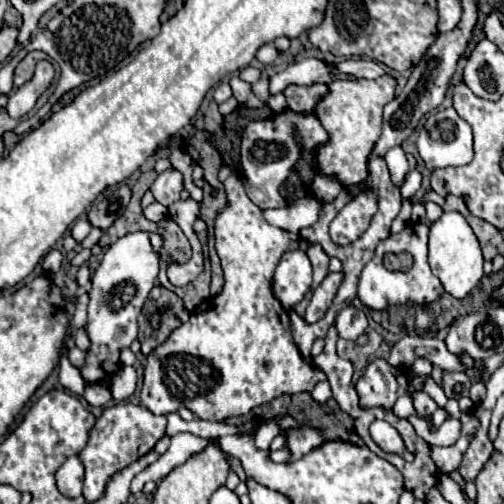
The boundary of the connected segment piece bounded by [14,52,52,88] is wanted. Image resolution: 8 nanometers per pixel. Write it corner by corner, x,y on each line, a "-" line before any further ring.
30,52
30,54
26,54
26,58
18,64
16,74
14,74
14,86
16,86
16,88
20,88
20,86
26,84
28,80
32,80
34,68
36,68
36,64
38,64
40,60
50,60
50,62
52,62
52,58
50,58
48,54
44,54
44,52

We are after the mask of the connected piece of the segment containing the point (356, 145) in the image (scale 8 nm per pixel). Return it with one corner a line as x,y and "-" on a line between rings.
382,76
380,80
334,80
328,84
328,94
318,100
314,114
326,126
330,140
326,146
318,148
316,164
322,174
336,176
344,186
360,184
366,180
366,164
370,156
370,148
374,148
380,126
382,126
382,108
394,100
396,78

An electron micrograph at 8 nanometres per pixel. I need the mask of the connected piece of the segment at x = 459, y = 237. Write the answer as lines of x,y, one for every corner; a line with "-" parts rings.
444,212
428,234
428,262
432,272
440,278
444,290
454,298
464,298
484,276
482,272
482,250
476,234
460,212

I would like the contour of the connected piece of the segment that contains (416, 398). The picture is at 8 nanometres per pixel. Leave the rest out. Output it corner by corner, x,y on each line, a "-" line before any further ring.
414,392
414,396
412,396
412,404
414,404
416,416
422,418
422,420
426,420
428,426
432,428
430,418
432,418
432,412
438,408
438,404
434,404
434,400
432,400
430,396
426,396
424,392

